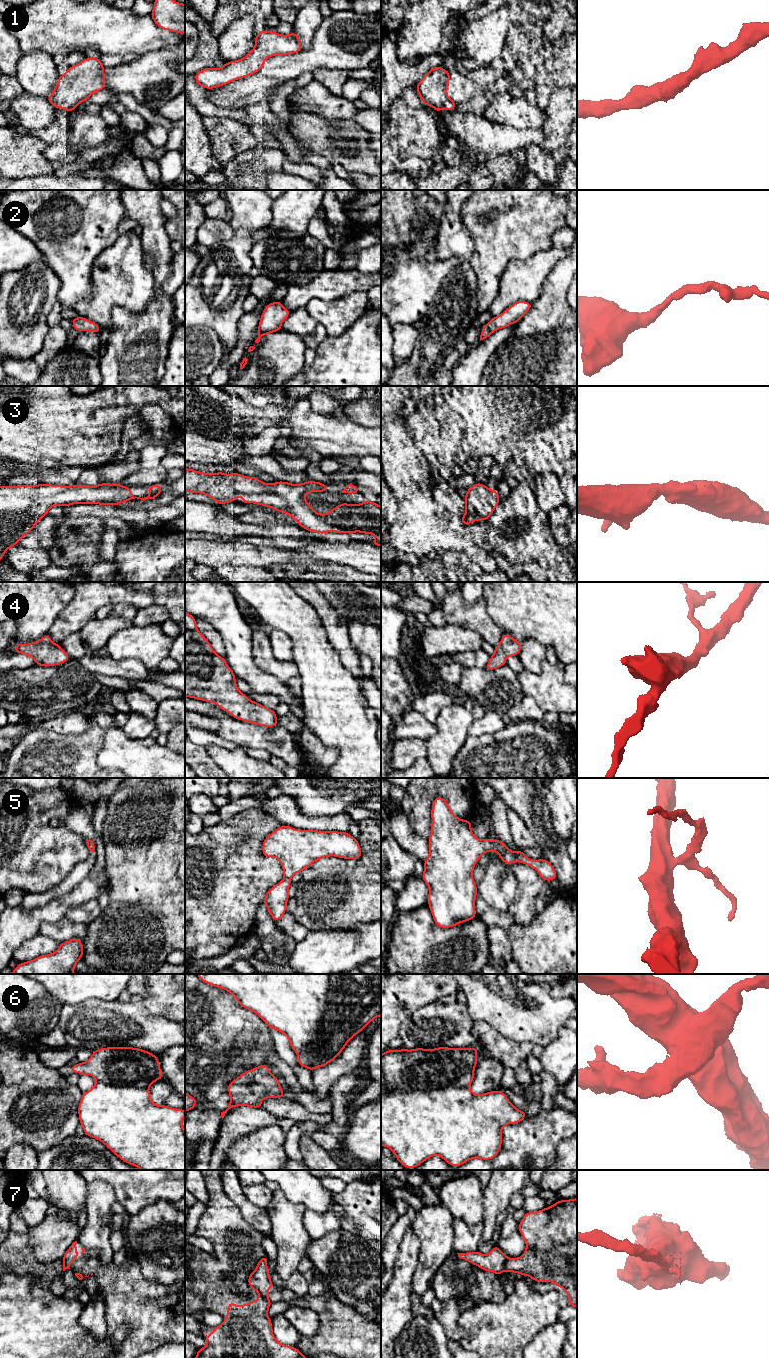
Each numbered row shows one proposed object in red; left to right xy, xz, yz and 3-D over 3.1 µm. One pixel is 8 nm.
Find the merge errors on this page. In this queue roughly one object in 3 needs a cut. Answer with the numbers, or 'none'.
6, 7

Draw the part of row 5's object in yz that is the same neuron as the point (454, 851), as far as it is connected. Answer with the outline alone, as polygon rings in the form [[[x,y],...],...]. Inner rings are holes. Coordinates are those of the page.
[[[437,796],[431,810],[431,835],[429,841],[429,856],[424,861],[422,879],[429,886],[428,905],[435,924],[441,928],[450,928],[475,918],[475,899],[477,885],[473,879],[473,869],[479,858],[485,852],[496,852],[501,861],[510,865],[520,862],[534,868],[544,881],[557,879],[557,874],[548,860],[531,860],[524,855],[521,849],[511,851],[503,842],[496,839],[492,842],[488,837],[477,839],[472,830],[472,821],[461,820],[450,809],[447,801]]]

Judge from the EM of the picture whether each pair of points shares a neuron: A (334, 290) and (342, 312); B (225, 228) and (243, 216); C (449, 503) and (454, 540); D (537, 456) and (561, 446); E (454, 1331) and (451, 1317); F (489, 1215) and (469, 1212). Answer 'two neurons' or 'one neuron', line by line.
A: two neurons
B: two neurons
C: two neurons
D: two neurons
E: one neuron
F: two neurons

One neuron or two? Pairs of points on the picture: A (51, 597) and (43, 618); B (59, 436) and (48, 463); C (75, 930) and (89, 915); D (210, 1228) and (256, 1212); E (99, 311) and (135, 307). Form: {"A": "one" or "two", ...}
{"A": "one", "B": "two", "C": "two", "D": "two", "E": "one"}

